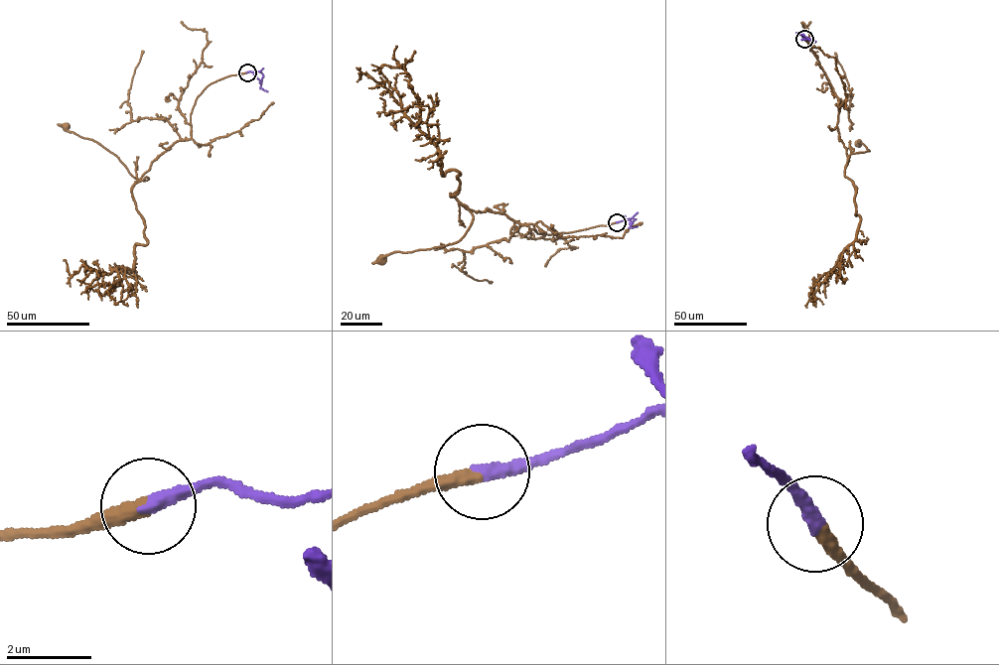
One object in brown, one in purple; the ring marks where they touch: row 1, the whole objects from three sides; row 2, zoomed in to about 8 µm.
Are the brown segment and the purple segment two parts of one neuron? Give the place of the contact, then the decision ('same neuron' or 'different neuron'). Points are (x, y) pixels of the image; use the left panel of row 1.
at (247, 72); same neuron

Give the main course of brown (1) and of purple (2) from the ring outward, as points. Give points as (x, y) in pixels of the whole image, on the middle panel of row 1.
1: (617, 222), (537, 233), (533, 224), (460, 203), (473, 219), (459, 240), (394, 251), (381, 260)
2: (617, 222), (635, 218), (629, 227), (637, 226)

